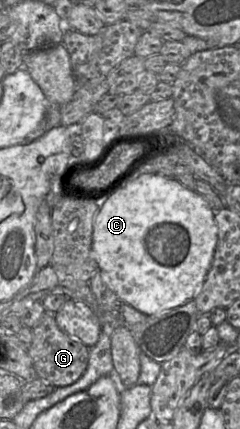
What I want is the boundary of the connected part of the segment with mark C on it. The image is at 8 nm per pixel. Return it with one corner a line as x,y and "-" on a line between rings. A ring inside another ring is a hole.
142,174
135,179
131,179
119,190
112,194
107,194
106,200
102,201
99,211
94,218
91,251
102,280
123,303
132,306
146,316
160,314
189,302
195,298
202,287
213,261
218,239
218,228
214,216
215,212
202,196
195,191
187,189
176,179
158,174

